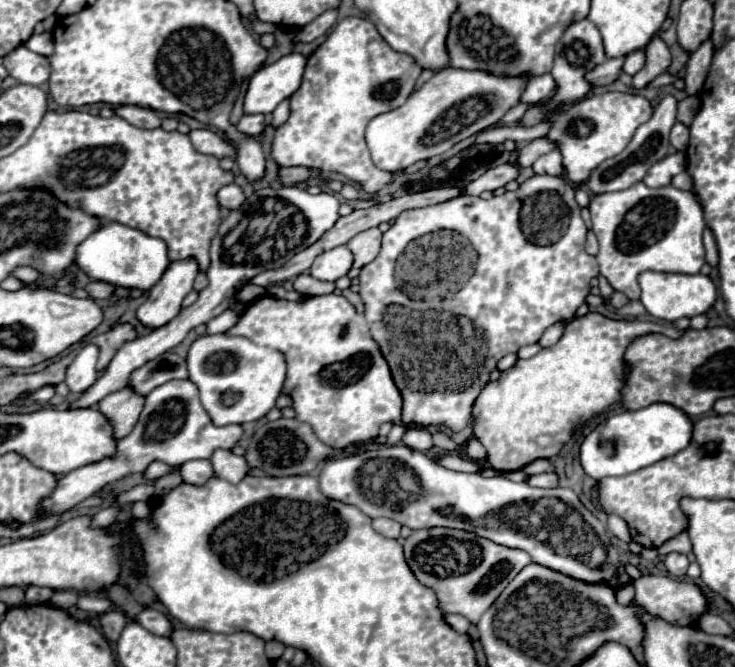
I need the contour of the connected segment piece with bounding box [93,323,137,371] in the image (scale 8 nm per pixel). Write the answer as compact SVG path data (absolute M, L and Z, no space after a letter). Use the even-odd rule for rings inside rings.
M121 323L113 329L109 329L107 333L101 333L101 335L95 335L93 337L93 343L99 347L99 363L97 363L97 369L99 371L105 371L109 361L113 359L113 355L121 349L123 343L127 341L133 341L137 337L137 331L133 329L133 325L129 323Z

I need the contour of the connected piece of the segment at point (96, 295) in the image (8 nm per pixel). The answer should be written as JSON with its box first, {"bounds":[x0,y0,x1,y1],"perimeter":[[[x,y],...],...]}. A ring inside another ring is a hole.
{"bounds":[87,281,117,299],"perimeter":[[[91,281],[87,285],[87,291],[93,299],[109,299],[117,291],[117,287],[111,283],[103,283],[103,281]]]}

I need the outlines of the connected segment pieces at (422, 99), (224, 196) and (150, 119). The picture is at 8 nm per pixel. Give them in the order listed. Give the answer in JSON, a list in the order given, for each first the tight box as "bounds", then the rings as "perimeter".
[{"bounds":[365,67,527,173],"perimeter":[[[453,67],[435,73],[401,107],[369,121],[365,141],[373,163],[381,171],[395,173],[415,165],[417,161],[445,153],[455,143],[491,127],[507,113],[507,109],[515,107],[527,81],[527,77],[499,79],[485,71],[459,71]]]},{"bounds":[217,183,245,209],"perimeter":[[[235,183],[223,187],[217,193],[217,199],[219,199],[221,207],[225,207],[225,209],[241,209],[241,205],[245,203],[245,195],[243,195],[241,187],[237,187]]]},{"bounds":[115,105,161,129],"perimeter":[[[125,105],[125,107],[117,107],[115,113],[123,119],[127,119],[131,125],[141,127],[141,129],[155,129],[161,125],[159,115],[153,109],[143,109],[143,107],[135,107],[135,105]]]}]

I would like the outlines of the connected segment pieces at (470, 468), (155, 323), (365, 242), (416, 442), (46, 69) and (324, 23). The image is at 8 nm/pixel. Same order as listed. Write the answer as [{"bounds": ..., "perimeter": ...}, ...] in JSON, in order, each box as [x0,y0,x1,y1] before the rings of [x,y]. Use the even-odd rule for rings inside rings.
[{"bounds":[435,455,479,473],"perimeter":[[[435,455],[435,461],[445,467],[445,469],[453,469],[453,471],[463,471],[463,473],[475,473],[479,471],[479,463],[459,457],[459,455]]]},{"bounds":[137,257,199,327],"perimeter":[[[193,257],[171,261],[163,277],[151,287],[145,303],[139,307],[137,317],[145,327],[163,327],[181,311],[181,301],[193,289],[199,265]]]},{"bounds":[347,227,381,269],"perimeter":[[[377,227],[367,229],[367,231],[361,231],[353,239],[349,239],[347,247],[353,253],[353,267],[355,269],[361,269],[363,265],[371,263],[371,259],[375,259],[375,255],[379,255],[381,231]]]},{"bounds":[403,427,433,451],"perimeter":[[[411,427],[411,429],[407,429],[407,433],[403,435],[403,443],[407,447],[411,447],[411,449],[417,449],[417,451],[431,451],[433,449],[431,435],[423,427]]]},{"bounds":[3,45,51,85],"perimeter":[[[19,45],[15,51],[5,55],[3,65],[7,67],[13,79],[27,85],[41,85],[49,79],[49,73],[51,73],[49,59],[29,51],[25,45]]]},{"bounds":[295,9,339,43],"perimeter":[[[327,9],[327,11],[321,13],[317,19],[313,19],[313,21],[307,23],[303,29],[299,29],[295,41],[309,43],[309,41],[325,35],[325,33],[337,23],[337,15],[339,15],[339,9]]]}]

